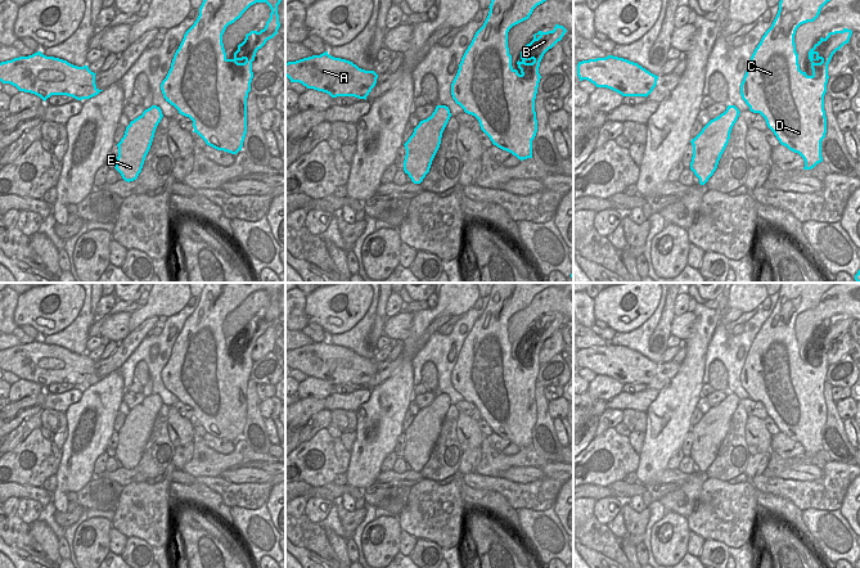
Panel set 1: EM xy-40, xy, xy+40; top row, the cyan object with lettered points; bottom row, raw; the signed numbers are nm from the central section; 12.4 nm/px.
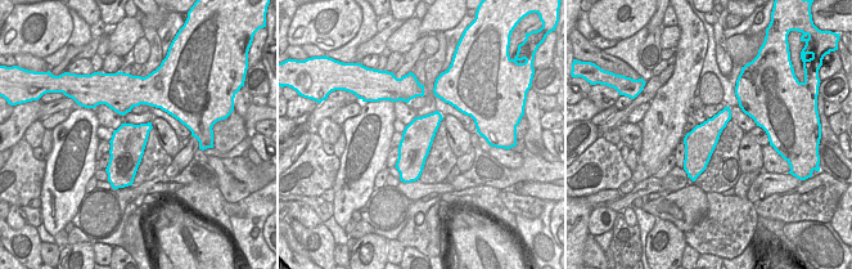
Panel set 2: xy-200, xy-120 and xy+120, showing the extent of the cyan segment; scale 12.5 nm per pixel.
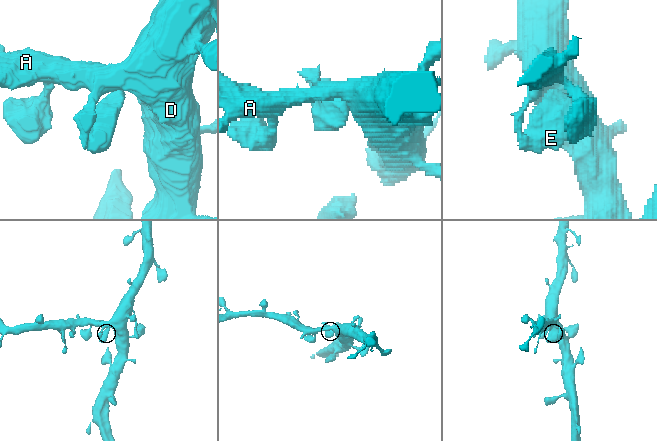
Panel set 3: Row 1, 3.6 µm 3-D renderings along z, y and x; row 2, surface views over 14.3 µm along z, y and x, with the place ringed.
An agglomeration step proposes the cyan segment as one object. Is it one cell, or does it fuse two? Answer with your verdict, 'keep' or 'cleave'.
keep

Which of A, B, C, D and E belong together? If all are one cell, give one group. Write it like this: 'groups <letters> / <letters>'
groups A B C D E

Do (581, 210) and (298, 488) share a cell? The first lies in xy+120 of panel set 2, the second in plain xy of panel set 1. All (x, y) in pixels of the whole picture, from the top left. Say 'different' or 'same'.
different

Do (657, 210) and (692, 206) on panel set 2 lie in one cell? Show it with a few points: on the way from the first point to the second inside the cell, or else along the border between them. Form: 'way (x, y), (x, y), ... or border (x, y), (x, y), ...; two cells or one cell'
way (666, 207), (683, 206); one cell

